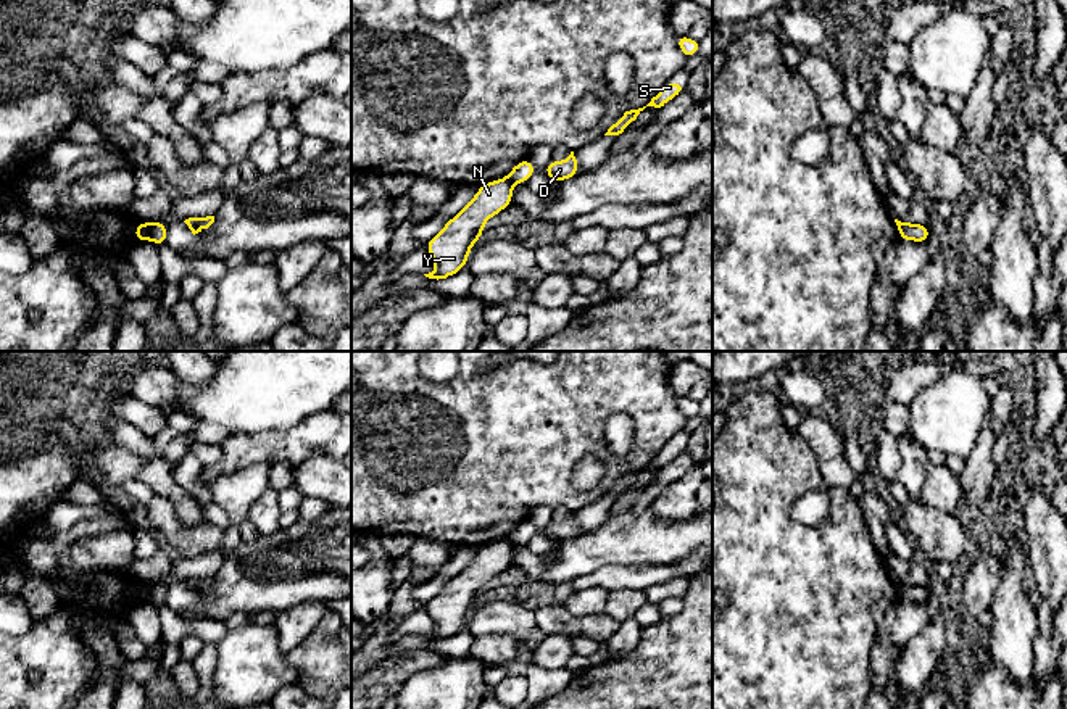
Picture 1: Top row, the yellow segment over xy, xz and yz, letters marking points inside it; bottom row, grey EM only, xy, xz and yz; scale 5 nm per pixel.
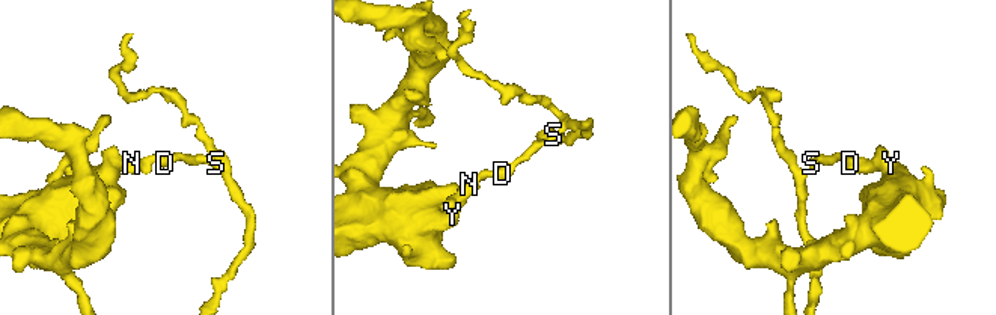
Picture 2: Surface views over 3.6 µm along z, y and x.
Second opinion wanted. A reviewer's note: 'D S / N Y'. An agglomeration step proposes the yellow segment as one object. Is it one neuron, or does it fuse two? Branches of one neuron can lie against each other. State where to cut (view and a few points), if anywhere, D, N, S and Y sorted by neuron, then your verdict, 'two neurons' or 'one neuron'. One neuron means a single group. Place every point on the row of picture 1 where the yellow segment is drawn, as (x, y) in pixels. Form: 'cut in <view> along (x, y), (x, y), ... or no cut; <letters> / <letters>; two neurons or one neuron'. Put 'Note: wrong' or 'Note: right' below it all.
cut in xy along (144, 223), (147, 237); D S / N Y; two neurons
Note: right

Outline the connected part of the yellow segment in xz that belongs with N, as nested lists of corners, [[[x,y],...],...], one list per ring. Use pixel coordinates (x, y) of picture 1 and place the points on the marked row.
[[[508,179],[482,184],[475,197],[426,243],[435,267],[424,276],[438,280],[466,267],[472,245],[484,235],[484,224],[511,203],[513,184]]]

